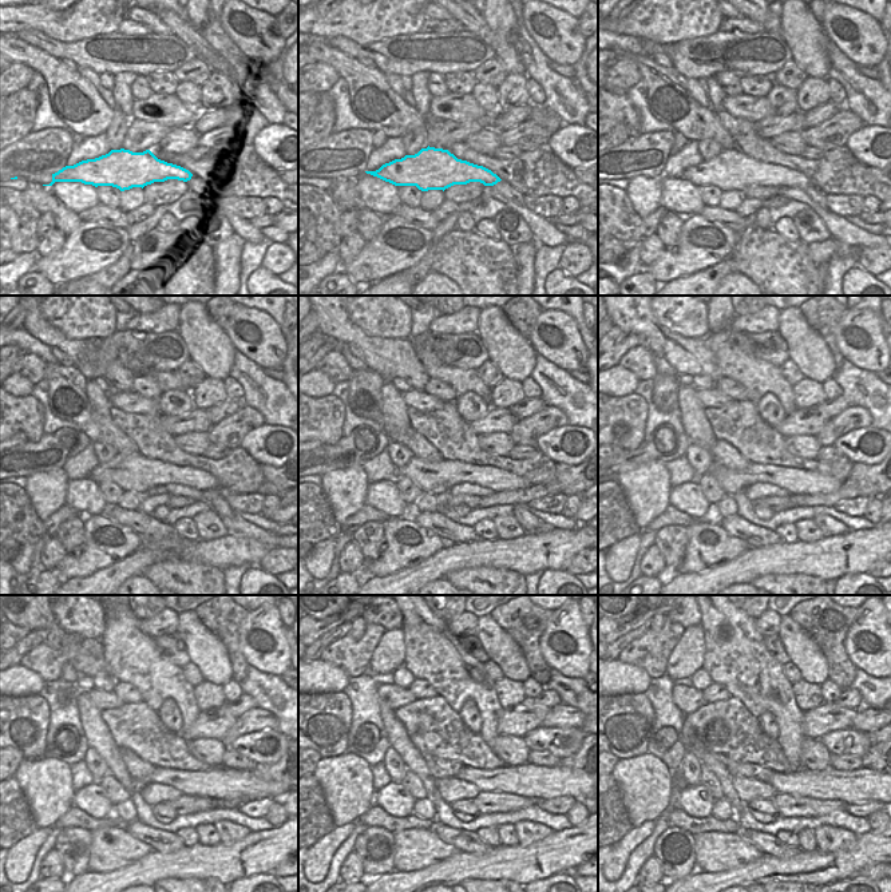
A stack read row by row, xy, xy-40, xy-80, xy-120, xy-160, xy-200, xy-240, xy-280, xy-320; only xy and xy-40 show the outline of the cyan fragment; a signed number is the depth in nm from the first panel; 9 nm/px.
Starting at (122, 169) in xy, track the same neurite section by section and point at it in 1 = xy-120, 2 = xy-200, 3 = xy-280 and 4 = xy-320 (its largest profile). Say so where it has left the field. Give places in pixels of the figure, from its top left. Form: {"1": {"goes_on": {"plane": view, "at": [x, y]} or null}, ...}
{"1": {"goes_on": {"plane": "xy-120", "at": [135, 472]}}, "2": {"goes_on": {"plane": "xy-200", "at": [798, 482]}}, "3": {"goes_on": {"plane": "xy-280", "at": [545, 784]}}, "4": {"goes_on": {"plane": "xy-320", "at": [848, 787]}}}

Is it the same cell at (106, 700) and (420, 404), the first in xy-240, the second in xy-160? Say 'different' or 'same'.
same

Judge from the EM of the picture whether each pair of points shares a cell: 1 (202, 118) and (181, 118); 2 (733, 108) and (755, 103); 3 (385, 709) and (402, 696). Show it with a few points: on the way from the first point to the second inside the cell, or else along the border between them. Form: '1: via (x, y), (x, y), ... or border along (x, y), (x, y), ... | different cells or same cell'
1: border along (202, 111), (197, 114), (195, 121), (189, 126) | different cells
2: via (739, 107), (749, 107) | same cell
3: border along (379, 697), (384, 698), (393, 710) | different cells

